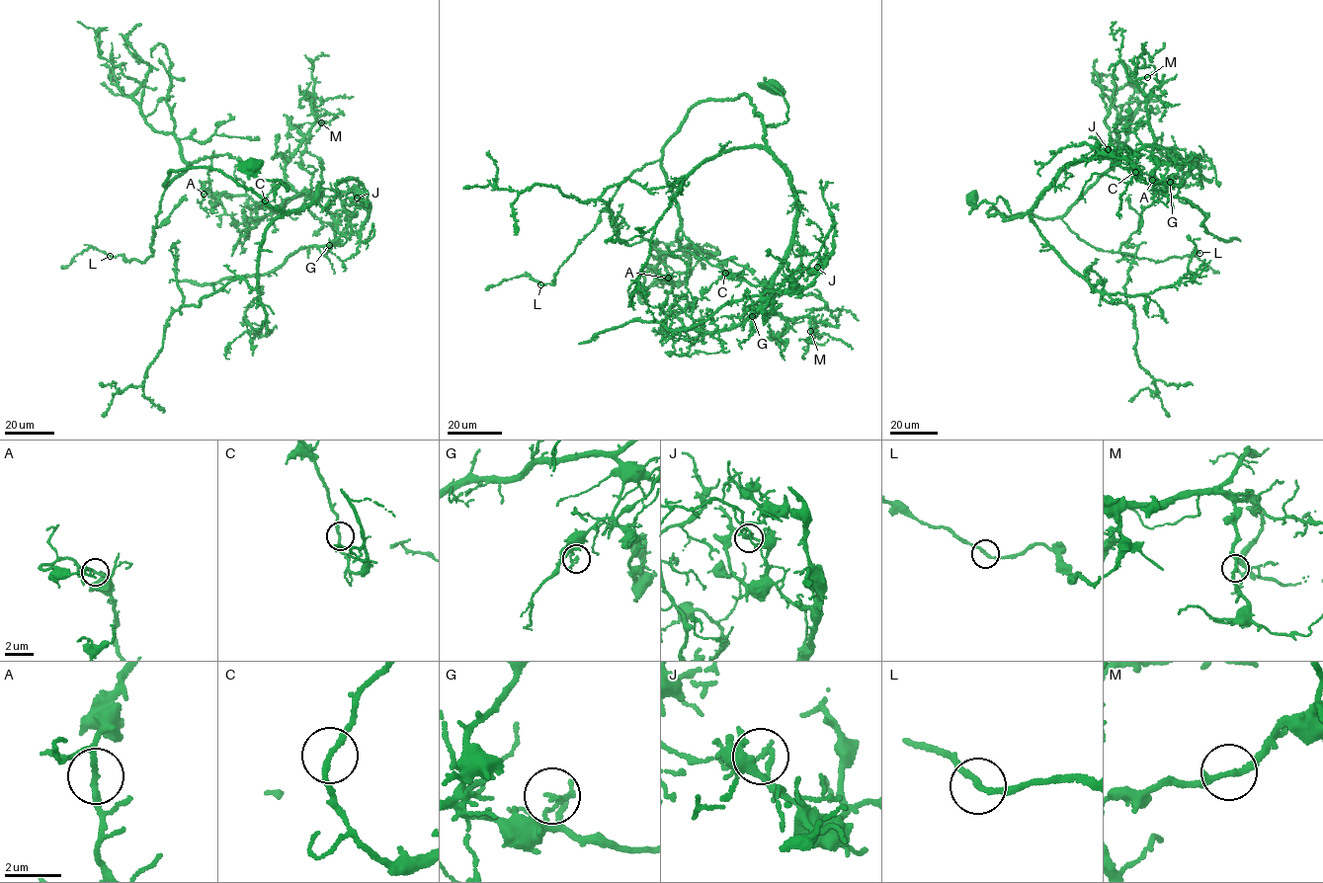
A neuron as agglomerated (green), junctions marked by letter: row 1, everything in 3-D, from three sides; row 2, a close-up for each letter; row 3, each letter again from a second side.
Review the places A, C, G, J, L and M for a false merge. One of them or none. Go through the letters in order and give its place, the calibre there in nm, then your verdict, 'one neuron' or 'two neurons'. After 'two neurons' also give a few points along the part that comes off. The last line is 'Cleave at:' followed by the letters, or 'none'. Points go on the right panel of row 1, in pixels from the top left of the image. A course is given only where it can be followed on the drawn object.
A: place (1152, 180); calibre 180 nm; one neuron
C: place (1135, 172); calibre 180 nm; one neuron
G: place (1170, 182); calibre 140 nm; one neuron
J: place (1108, 149); calibre 170 nm; two neurons; course (1108, 148), (1139, 169), (1145, 181), (1201, 211), (1210, 234), (1240, 240)
L: place (1199, 253); calibre 180 nm; one neuron
M: place (1147, 77); calibre 200 nm; one neuron
Cleave at: J

